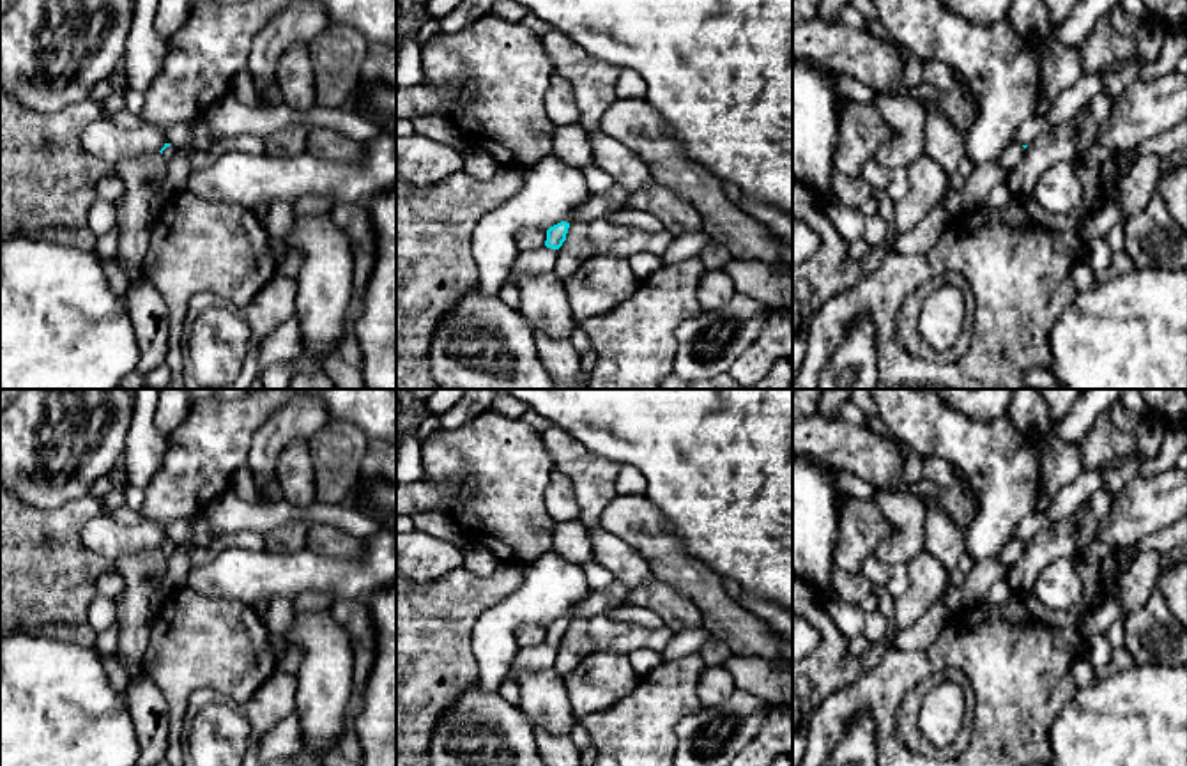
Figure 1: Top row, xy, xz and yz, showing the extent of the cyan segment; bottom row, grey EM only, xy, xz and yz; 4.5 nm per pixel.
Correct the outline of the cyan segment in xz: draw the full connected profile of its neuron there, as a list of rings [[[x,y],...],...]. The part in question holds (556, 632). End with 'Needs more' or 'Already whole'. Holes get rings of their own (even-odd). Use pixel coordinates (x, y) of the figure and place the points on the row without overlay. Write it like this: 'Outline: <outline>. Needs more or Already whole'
Outline: [[[580,601],[573,603],[561,619],[547,626],[547,637],[545,637],[547,644],[559,646],[563,642],[563,639],[566,637],[568,624],[570,624],[570,617],[575,614],[578,603]]]. Needs more

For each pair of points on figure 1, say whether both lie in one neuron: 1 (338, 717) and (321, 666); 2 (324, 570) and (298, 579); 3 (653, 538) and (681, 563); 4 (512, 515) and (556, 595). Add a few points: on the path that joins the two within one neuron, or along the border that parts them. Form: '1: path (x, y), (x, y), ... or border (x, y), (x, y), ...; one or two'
1: path (326, 704), (324, 678); one
2: path (317, 574), (305, 574); one
3: path (660, 545), (674, 559); one
4: border (551, 551), (538, 556), (528, 566); two

